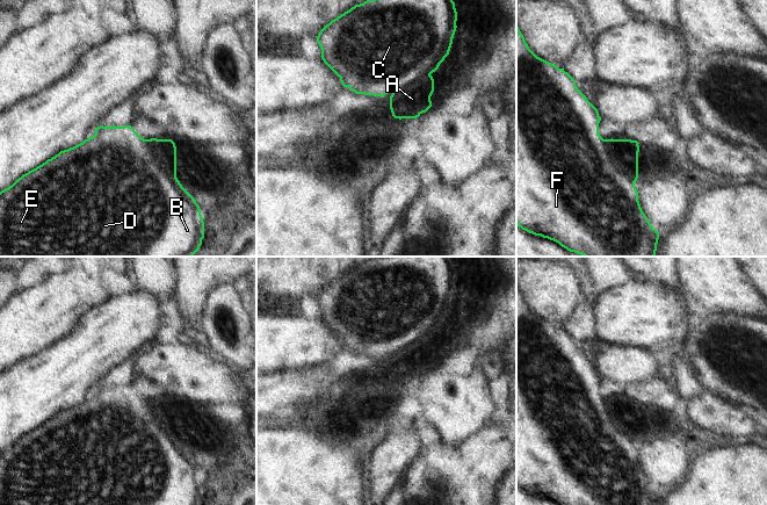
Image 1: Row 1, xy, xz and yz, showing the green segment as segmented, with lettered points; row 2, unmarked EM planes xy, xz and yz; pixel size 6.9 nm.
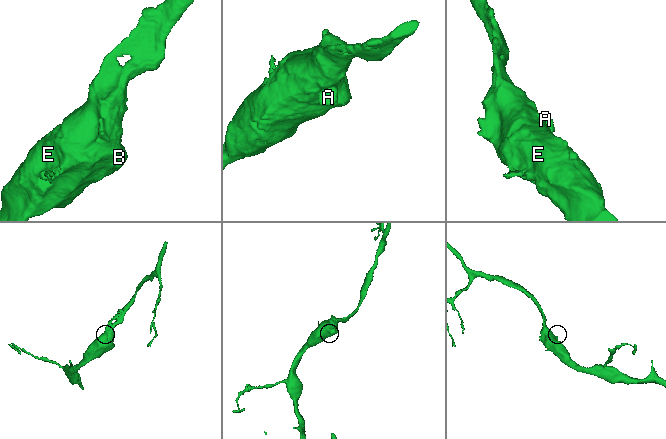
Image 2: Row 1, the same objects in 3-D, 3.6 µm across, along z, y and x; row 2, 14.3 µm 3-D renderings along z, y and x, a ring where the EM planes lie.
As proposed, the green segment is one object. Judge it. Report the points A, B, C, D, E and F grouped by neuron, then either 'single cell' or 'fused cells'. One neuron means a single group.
groups A B C D E F; single cell

